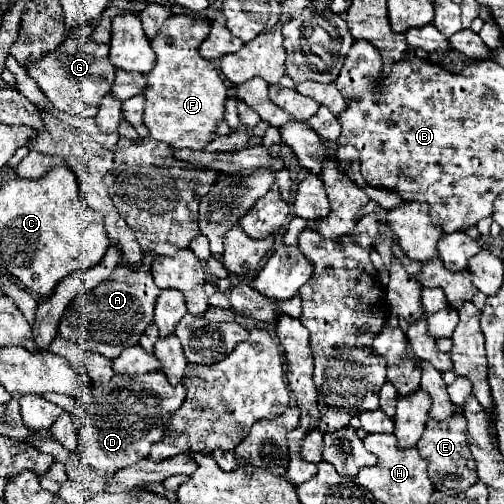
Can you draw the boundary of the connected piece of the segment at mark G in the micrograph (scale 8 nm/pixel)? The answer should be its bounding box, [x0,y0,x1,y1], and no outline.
[24,38,116,118]

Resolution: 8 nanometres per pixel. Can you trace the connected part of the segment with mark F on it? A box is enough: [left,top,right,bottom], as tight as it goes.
[144,14,226,150]

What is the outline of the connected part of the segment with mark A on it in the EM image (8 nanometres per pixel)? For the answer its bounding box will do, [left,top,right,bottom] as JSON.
[58,256,160,358]

